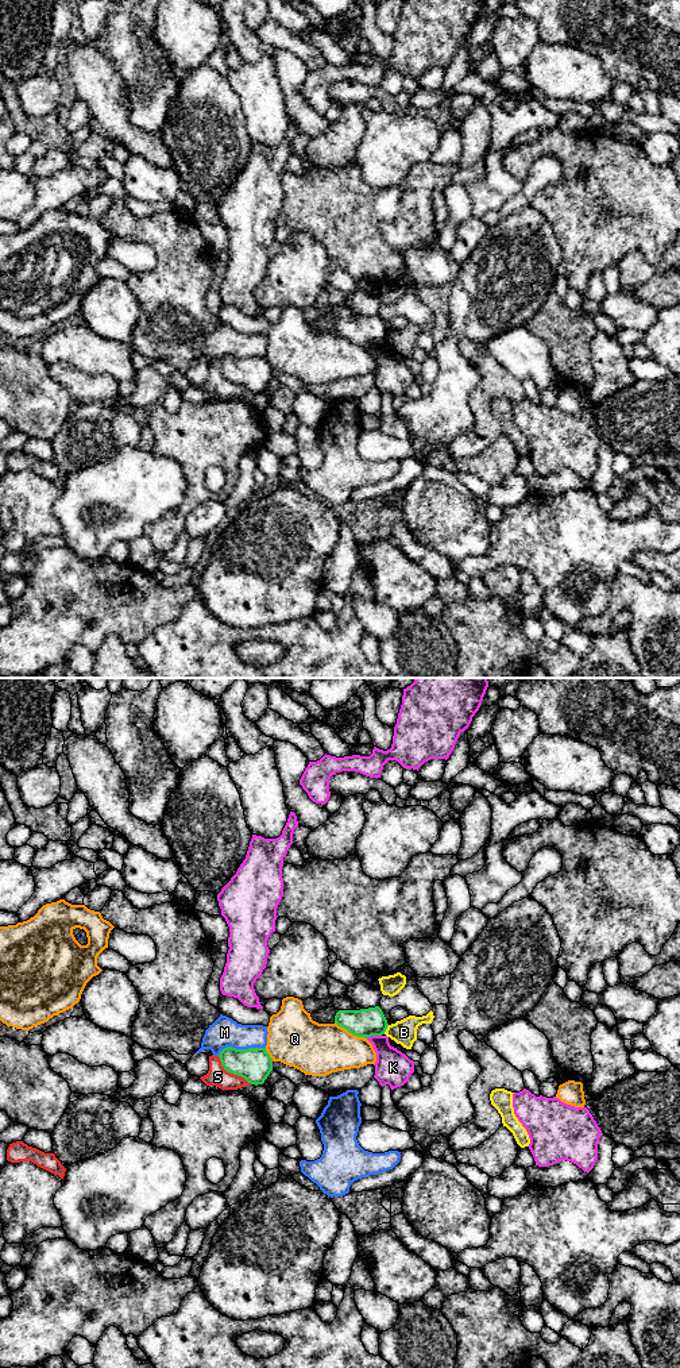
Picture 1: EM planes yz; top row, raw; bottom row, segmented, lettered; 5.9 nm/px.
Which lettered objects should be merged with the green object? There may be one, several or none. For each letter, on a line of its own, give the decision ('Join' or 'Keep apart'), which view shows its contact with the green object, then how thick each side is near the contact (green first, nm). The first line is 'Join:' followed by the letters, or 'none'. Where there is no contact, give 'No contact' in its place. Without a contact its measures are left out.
Join: none
B: Keep apart. Touches green in yz. Thickness 170 nm (green) against 150 nm
K: Keep apart. Touches green in yz. Thickness 170 nm (green) against 200 nm
M: Keep apart. Touches green in yz. Thickness 200 nm (green) against 180 nm
Q: Keep apart. Touches green in yz. Thickness 170 nm (green) against 320 nm
S: Keep apart. Touches green in yz. Thickness 200 nm (green) against 120 nm

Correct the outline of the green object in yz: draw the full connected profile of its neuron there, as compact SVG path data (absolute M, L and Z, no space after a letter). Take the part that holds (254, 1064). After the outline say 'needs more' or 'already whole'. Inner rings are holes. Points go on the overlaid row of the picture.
M224 1048L220 1055L224 1070L244 1078L251 1084L263 1084L273 1071L273 1059L266 1048L236 1049Z; already whole

